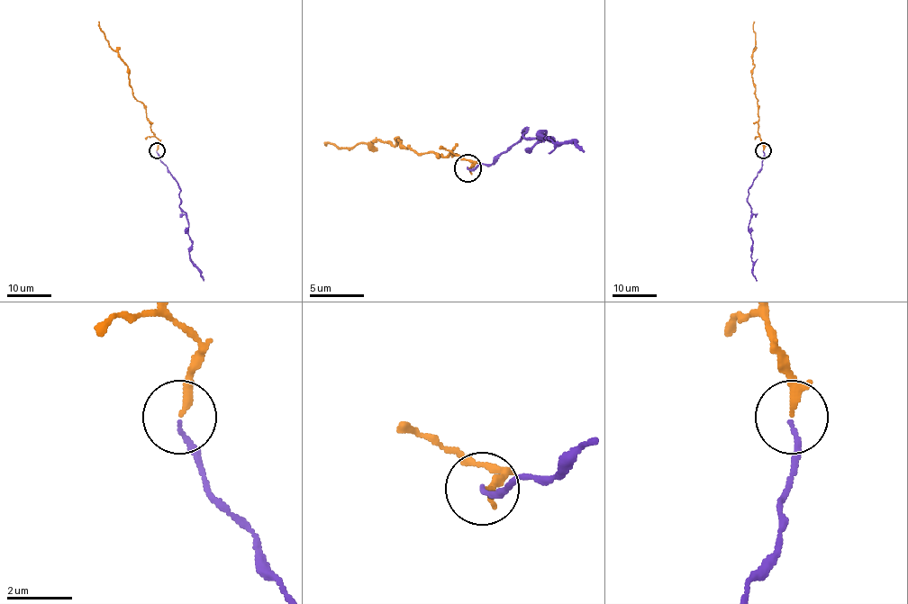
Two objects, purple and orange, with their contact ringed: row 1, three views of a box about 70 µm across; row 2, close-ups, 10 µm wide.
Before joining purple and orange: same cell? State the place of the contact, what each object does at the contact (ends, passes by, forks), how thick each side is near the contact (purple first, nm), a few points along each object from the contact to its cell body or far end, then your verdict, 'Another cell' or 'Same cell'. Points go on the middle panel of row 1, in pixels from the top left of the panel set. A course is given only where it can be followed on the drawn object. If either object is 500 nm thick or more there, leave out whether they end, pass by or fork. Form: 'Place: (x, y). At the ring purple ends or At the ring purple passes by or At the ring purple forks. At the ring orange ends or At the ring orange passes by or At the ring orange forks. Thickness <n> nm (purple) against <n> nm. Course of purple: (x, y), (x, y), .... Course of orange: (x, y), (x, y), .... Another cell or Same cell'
Place: (467, 167). At the ring purple ends. At the ring orange passes by. Thickness 130 nm (purple) against 160 nm. Course of purple: (467, 167), (493, 162), (525, 129), (522, 134), (536, 139), (544, 131), (583, 151). Course of orange: (467, 167), (473, 162), (416, 154), (400, 139), (394, 145), (372, 139), (350, 148), (323, 145). Same cell

